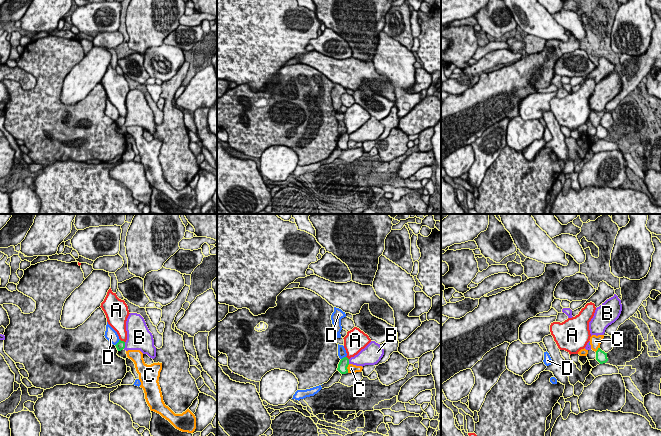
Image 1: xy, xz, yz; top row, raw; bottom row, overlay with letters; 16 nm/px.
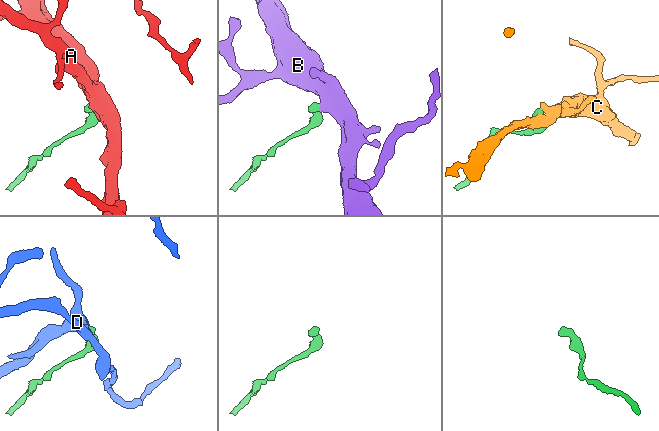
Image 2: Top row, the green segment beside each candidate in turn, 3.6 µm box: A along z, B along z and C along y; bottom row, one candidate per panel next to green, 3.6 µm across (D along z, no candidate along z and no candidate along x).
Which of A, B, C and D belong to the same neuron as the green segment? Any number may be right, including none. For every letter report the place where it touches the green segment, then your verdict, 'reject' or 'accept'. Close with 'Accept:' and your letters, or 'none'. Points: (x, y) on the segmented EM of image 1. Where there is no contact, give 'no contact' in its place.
A: xy (122, 341) | reject
B: xy (124, 345) | reject
C: xz (346, 368) | accept
D: xy (118, 342) | reject
Accept: C

